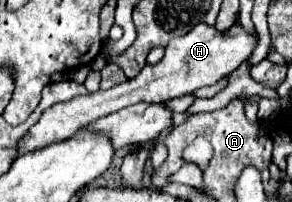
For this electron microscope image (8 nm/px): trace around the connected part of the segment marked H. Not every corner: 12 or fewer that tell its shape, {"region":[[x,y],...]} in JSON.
{"region":[[198,23],[160,63],[46,109],[20,155],[140,101],[214,85],[246,61],[244,27]]}

